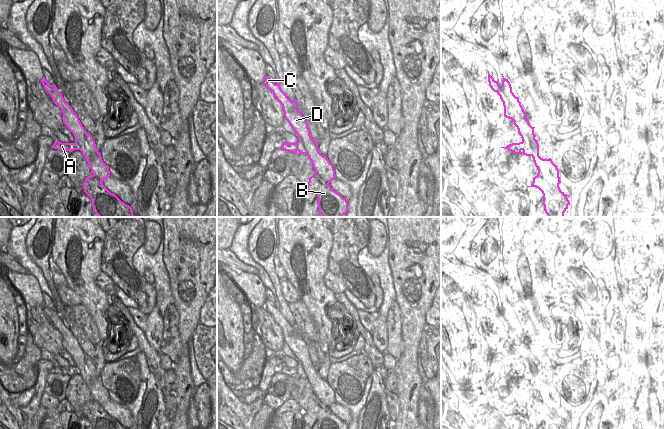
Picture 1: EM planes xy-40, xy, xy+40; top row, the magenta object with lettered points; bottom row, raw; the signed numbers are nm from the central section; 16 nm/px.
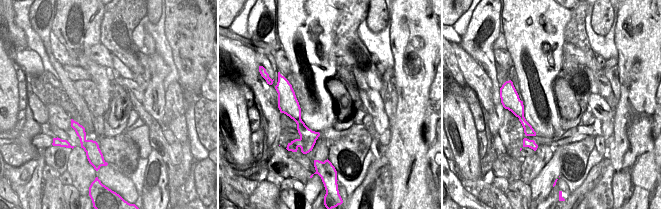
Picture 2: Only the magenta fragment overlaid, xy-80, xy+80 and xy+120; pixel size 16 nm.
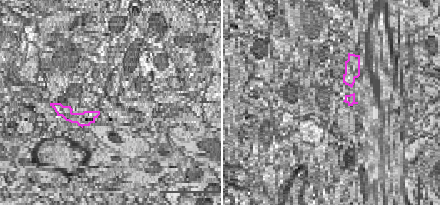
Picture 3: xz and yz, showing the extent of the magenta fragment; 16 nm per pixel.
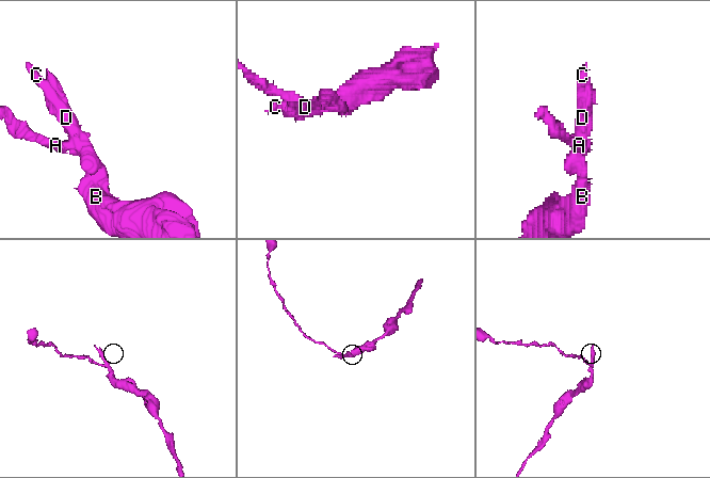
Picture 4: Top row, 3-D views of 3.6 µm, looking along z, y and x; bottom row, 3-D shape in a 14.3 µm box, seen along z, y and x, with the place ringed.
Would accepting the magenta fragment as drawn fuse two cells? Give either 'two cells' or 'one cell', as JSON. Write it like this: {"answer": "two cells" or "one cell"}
{"answer": "two cells"}

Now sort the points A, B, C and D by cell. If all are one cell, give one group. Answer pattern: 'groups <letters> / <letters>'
groups A / B C D

